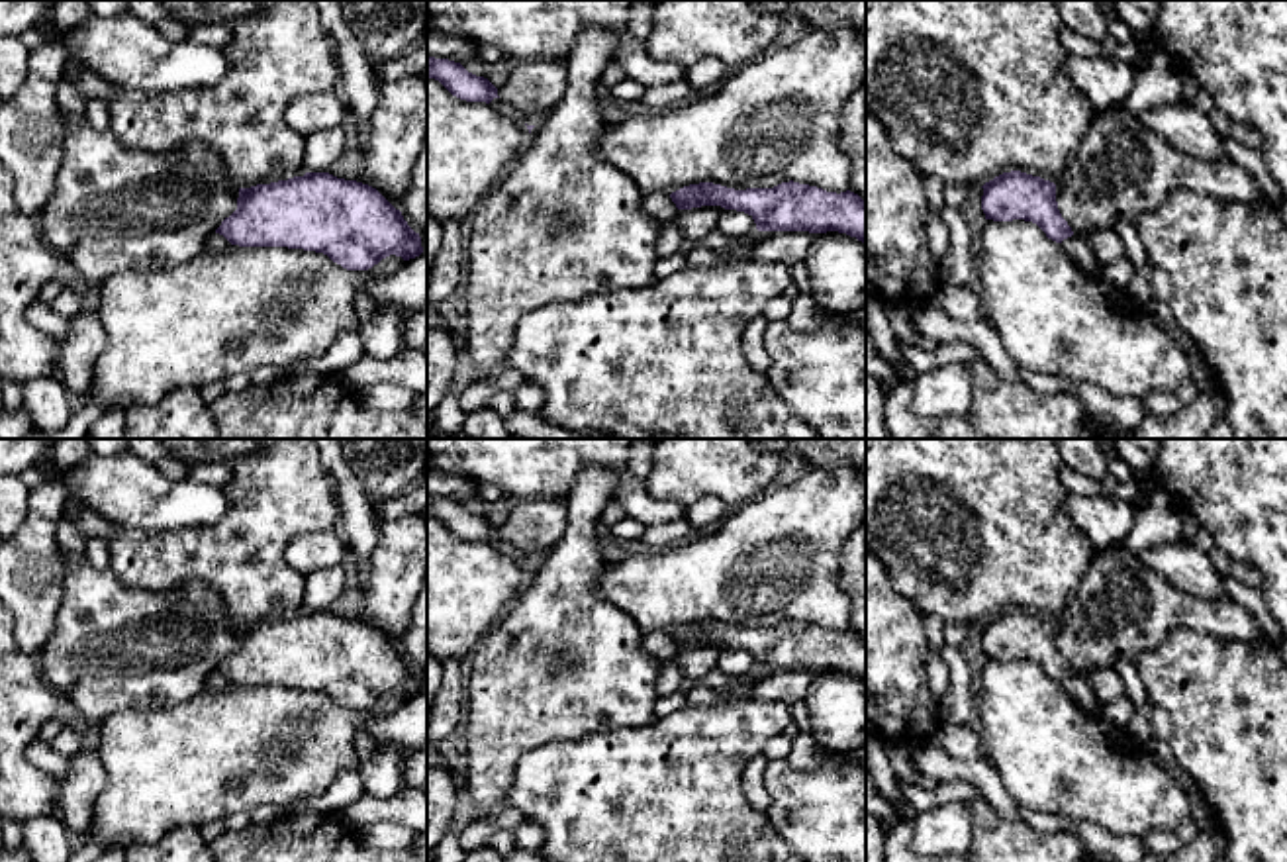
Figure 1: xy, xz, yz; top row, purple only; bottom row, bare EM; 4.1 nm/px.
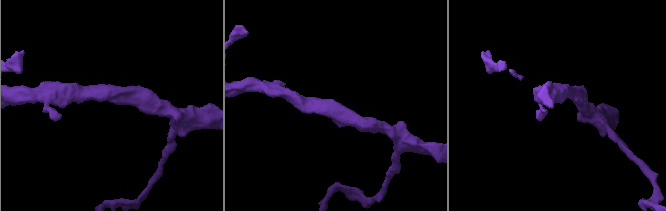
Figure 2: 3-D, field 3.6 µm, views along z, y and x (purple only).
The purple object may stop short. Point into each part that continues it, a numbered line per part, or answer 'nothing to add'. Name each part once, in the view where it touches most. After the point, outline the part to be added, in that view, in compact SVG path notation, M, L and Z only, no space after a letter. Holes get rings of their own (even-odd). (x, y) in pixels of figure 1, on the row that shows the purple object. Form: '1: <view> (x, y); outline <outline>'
nothing to add

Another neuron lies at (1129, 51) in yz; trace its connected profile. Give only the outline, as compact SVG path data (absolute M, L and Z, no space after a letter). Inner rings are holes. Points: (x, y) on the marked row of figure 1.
M1134 35L1132 39L1119 43L1115 59L1134 65L1152 49L1154 49L1152 43Z

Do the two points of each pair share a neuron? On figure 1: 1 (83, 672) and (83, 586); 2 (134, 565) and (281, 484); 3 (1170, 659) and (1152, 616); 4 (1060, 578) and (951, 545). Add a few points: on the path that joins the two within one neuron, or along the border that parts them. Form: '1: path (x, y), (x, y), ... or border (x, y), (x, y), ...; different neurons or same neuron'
1: path (83, 651), (83, 608); same neuron
2: path (171, 559), (189, 553), (210, 553), (243, 522); same neuron
3: border (1209, 635), (1176, 627), (1133, 661); different neurons
4: path (1033, 559), (1009, 545), (978, 545); same neuron

